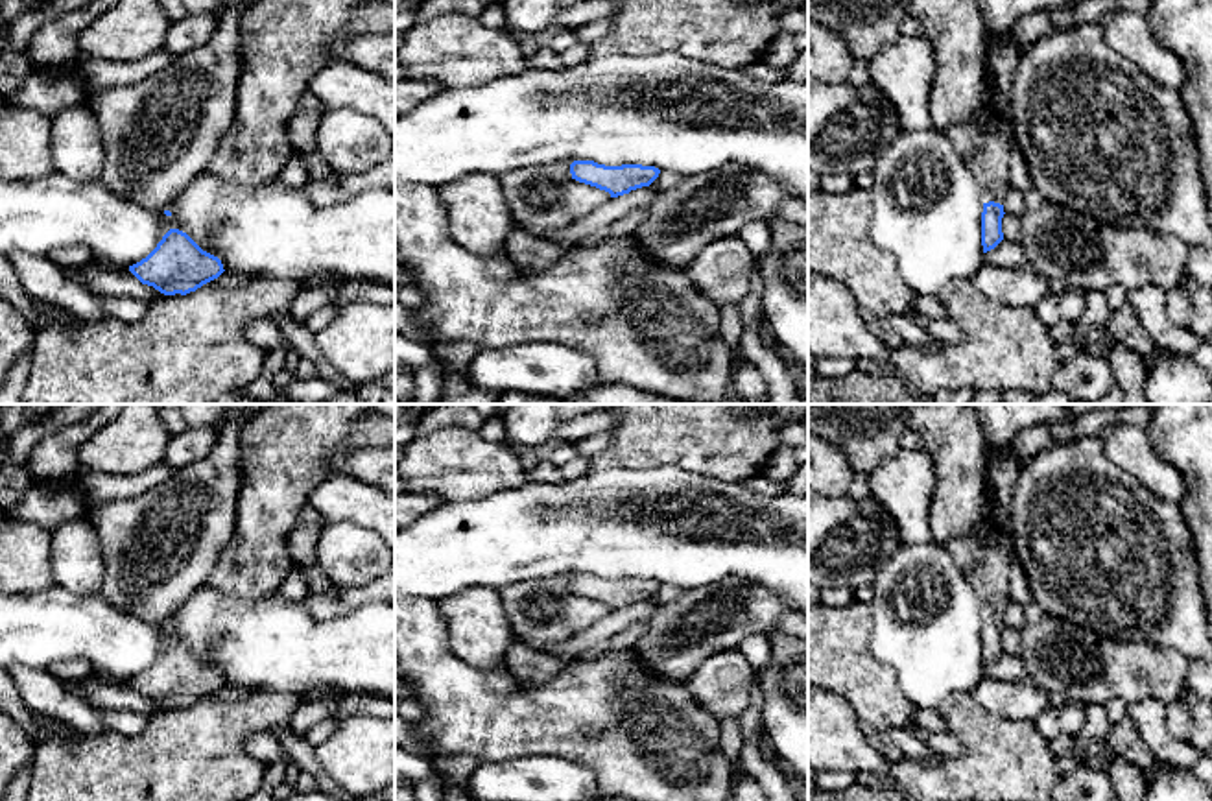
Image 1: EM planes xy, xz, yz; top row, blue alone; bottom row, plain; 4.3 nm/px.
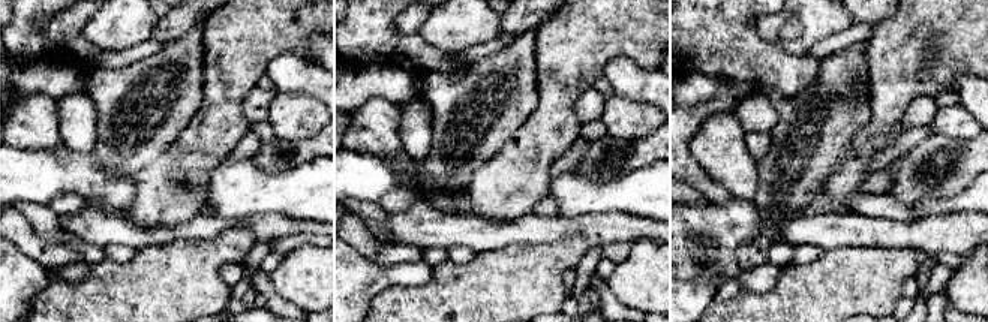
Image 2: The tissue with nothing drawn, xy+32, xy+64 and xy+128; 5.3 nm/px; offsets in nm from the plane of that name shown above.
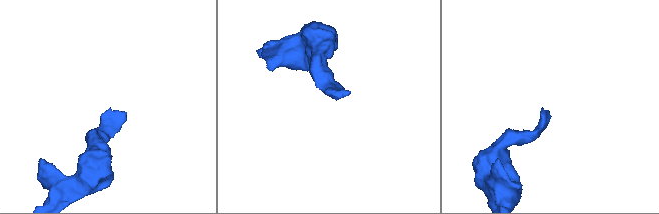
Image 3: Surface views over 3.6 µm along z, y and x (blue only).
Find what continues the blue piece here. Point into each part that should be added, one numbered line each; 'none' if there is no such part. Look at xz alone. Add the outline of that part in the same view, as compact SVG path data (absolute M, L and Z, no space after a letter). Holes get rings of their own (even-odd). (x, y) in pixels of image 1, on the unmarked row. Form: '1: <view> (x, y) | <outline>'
none

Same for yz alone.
1: yz (986, 561) | M989 447L989 515L985 517L987 532L981 537L961 533L946 543L946 550L967 578L968 585L983 604L983 615L1004 616L1009 596L1009 570L1015 557L1013 524L1011 524L1011 496L1024 460L1011 456L1007 447Z

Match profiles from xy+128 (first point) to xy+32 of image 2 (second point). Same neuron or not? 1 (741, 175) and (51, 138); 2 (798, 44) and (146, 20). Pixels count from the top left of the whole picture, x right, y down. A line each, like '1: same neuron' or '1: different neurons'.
1: same neuron
2: same neuron

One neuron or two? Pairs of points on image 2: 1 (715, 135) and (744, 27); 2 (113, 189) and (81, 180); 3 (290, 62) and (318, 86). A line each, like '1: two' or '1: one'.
1: two
2: one
3: one

